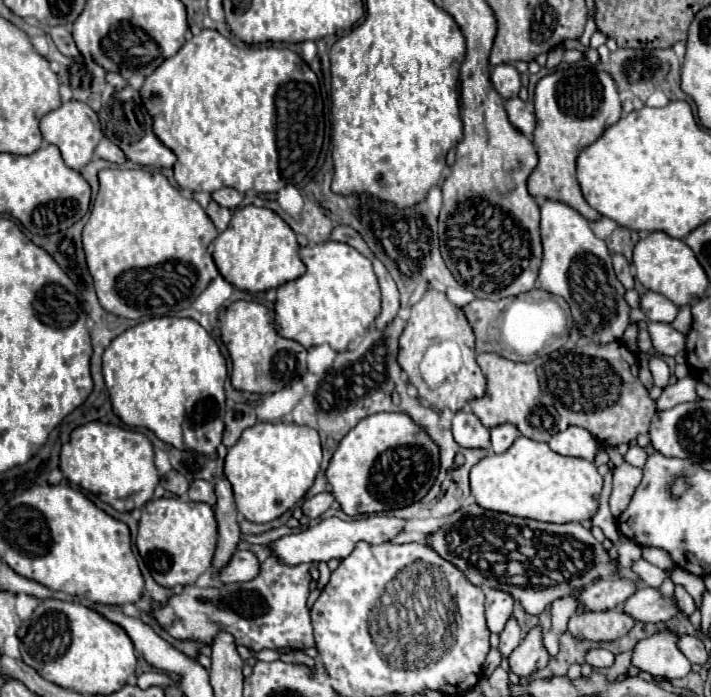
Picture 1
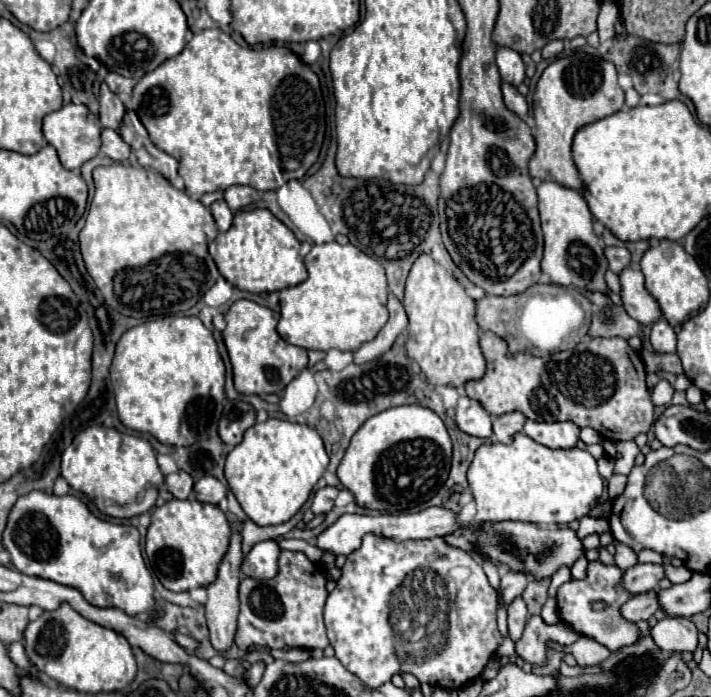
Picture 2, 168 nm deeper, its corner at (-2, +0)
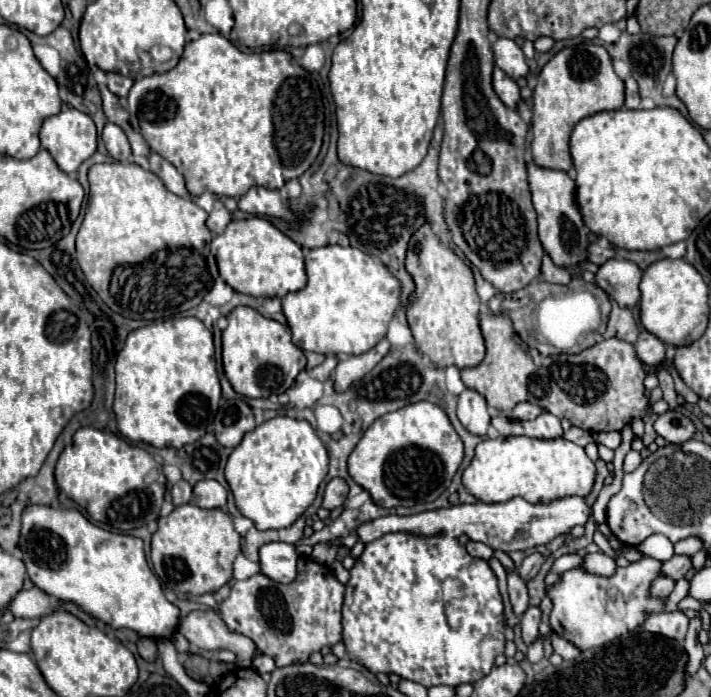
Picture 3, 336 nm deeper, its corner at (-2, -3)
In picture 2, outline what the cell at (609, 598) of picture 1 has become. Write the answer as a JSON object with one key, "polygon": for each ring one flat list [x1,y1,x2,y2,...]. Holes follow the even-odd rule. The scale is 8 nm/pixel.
{"polygon":[[633,565,627,571,623,571,621,585,629,595,649,593,659,587,659,581,663,579,663,567,659,565]]}

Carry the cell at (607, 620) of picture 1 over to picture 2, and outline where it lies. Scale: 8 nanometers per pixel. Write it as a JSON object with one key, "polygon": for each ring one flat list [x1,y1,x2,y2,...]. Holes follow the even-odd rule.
{"polygon":[[651,591,651,593,631,597,621,607,621,617,627,619,629,623,639,623,639,621,647,621,657,609,659,609,657,597,655,597,655,591]]}

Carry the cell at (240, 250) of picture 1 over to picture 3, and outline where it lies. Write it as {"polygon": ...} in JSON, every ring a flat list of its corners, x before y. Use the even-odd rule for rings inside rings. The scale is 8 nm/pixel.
{"polygon":[[251,216,245,220,233,220,223,234,211,240,211,252,217,258,221,278,241,294,283,298,307,284,301,246,265,218]]}

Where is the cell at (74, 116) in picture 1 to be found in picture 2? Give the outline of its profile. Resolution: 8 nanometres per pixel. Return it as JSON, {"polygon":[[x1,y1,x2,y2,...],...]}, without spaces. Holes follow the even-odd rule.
{"polygon":[[69,103,69,105,61,107,59,111,49,113,43,119,43,135,45,135,47,143,57,149,59,159,65,169,79,169,85,161,93,159,99,153,99,145,101,145,99,133,101,133,99,117,93,115,85,105]]}

